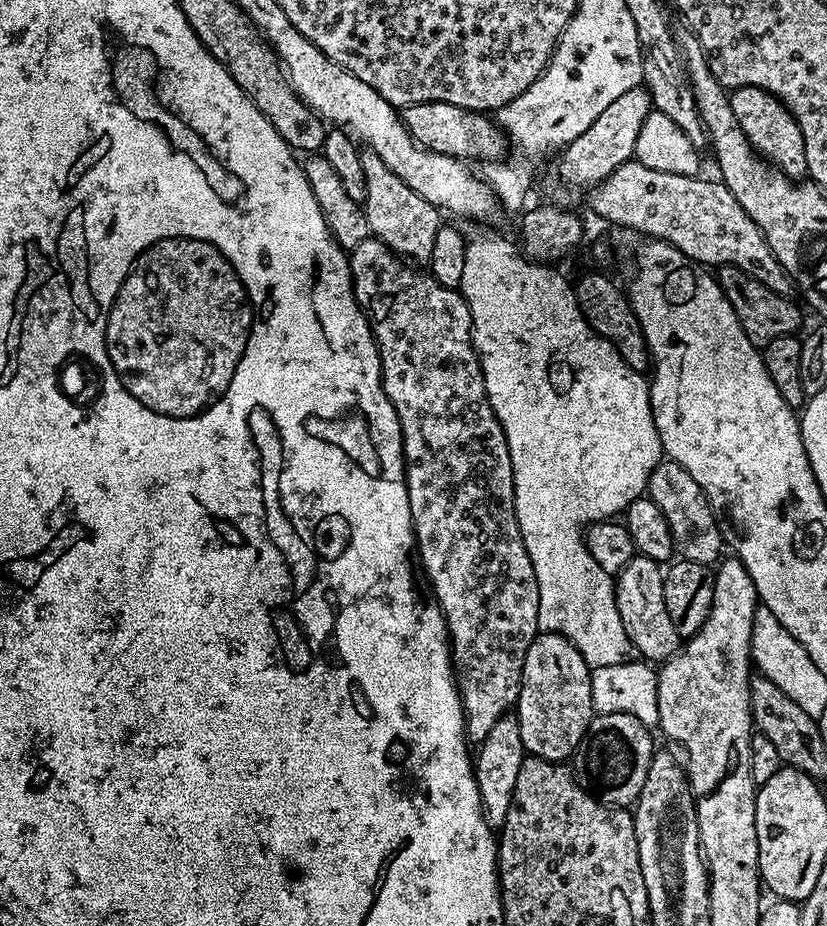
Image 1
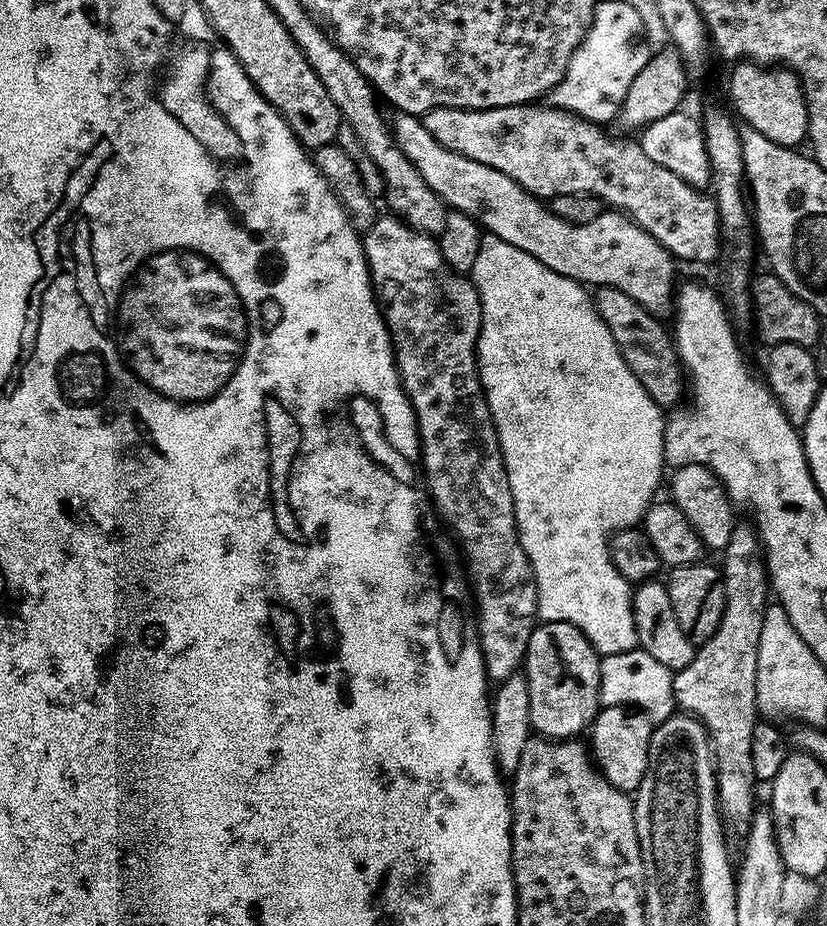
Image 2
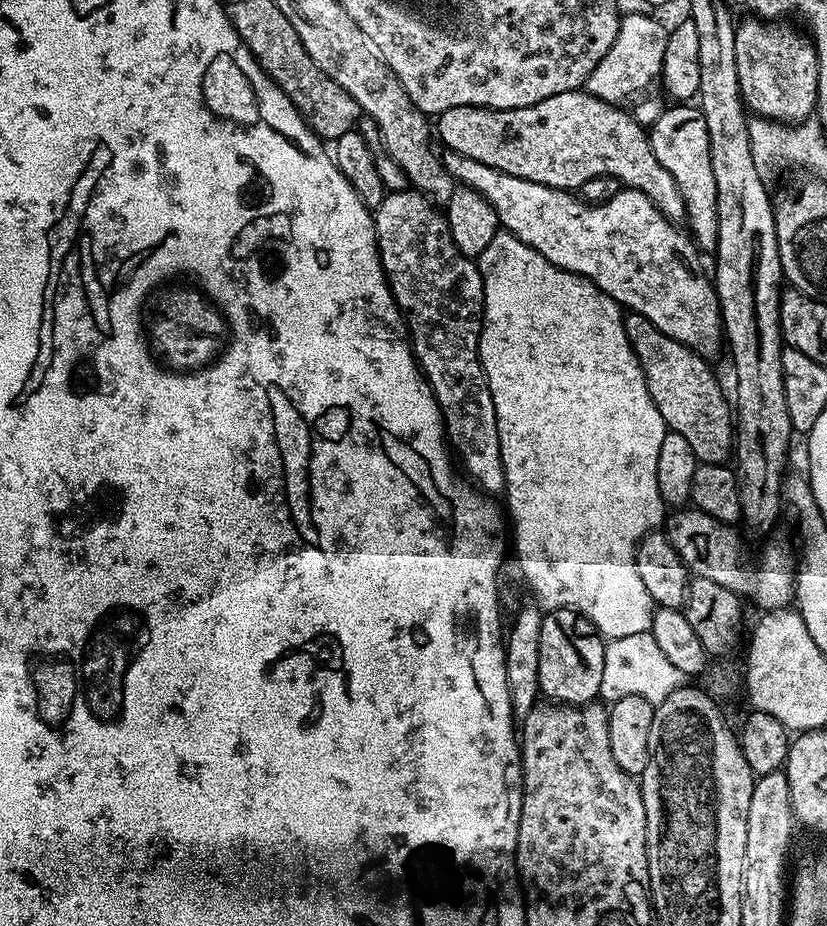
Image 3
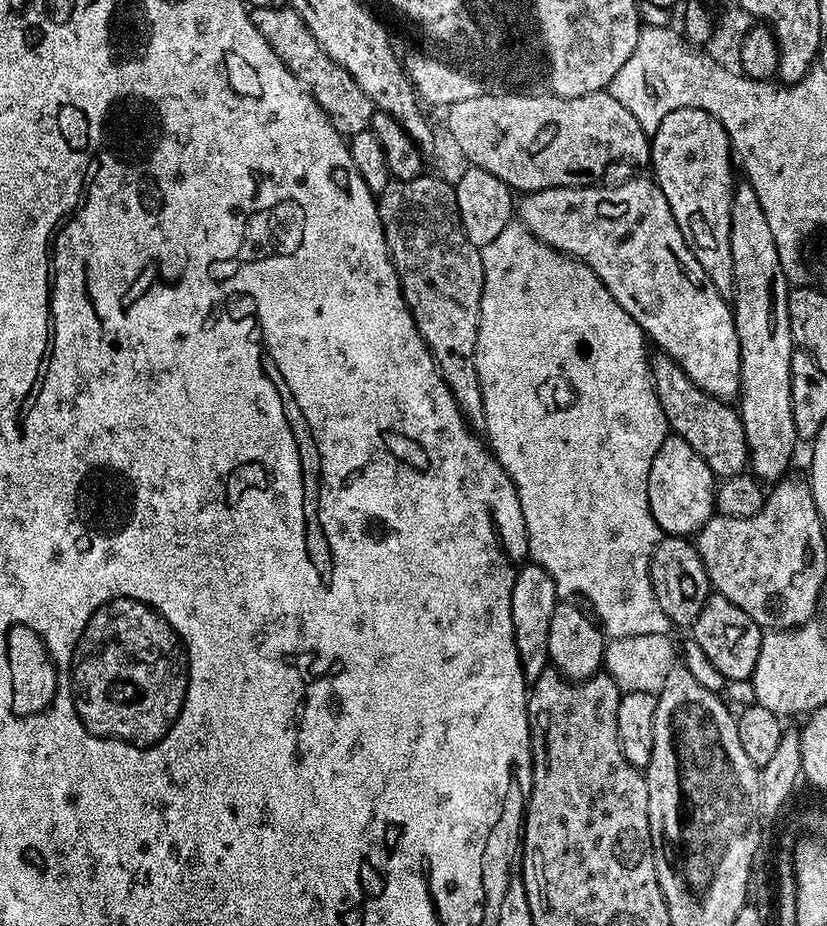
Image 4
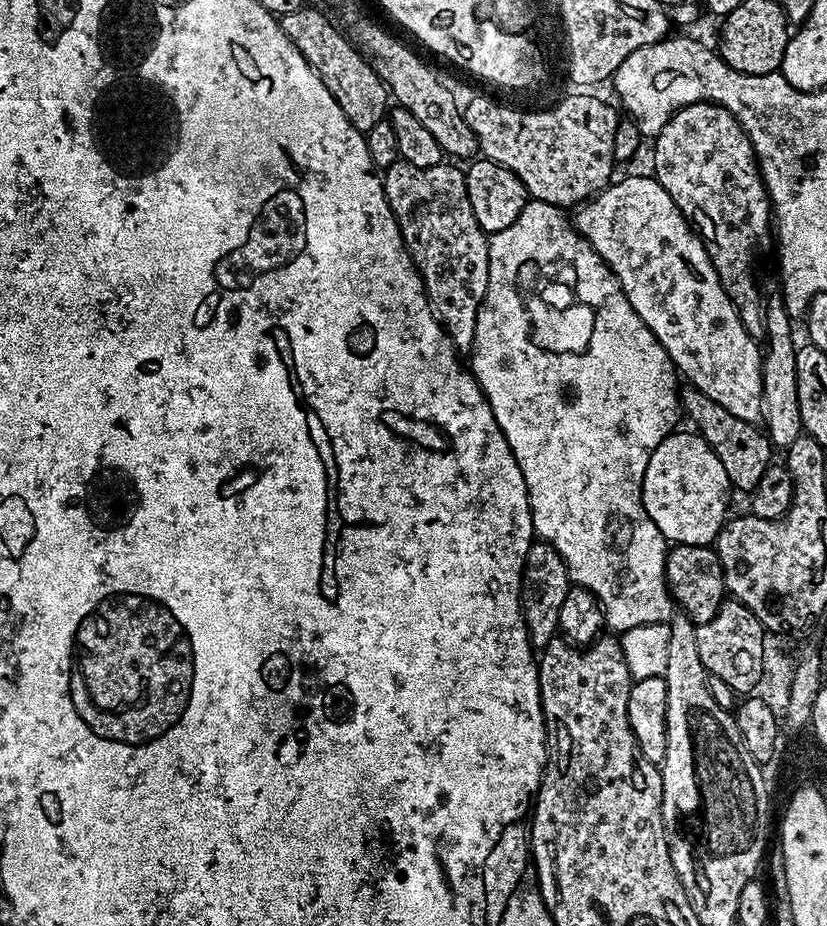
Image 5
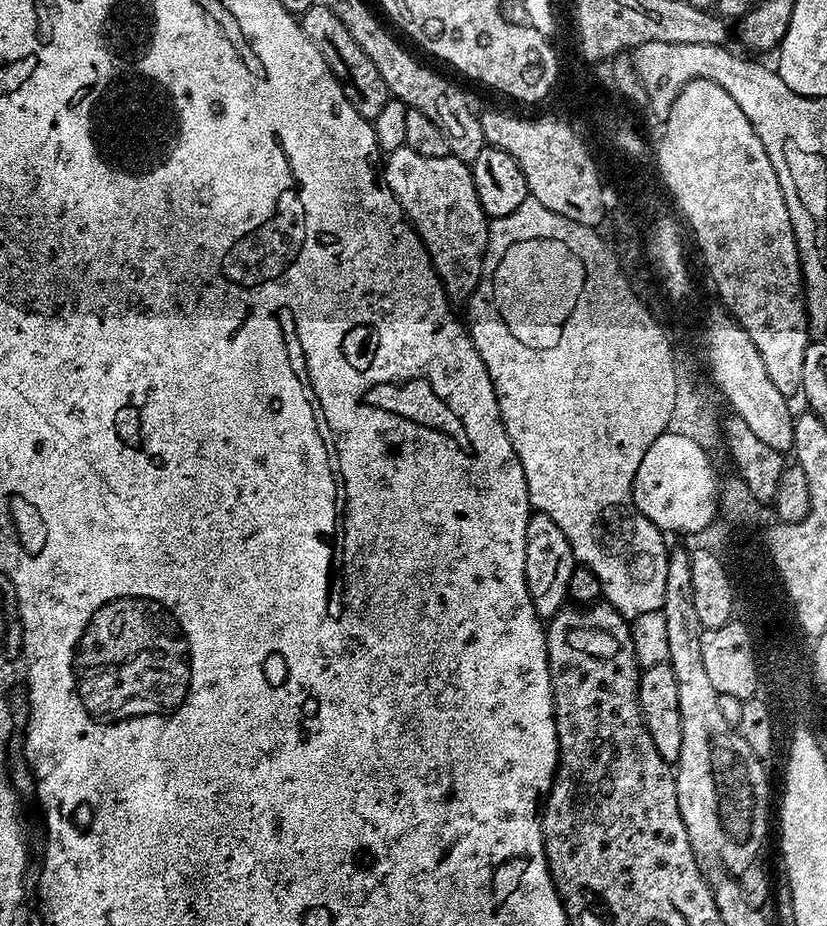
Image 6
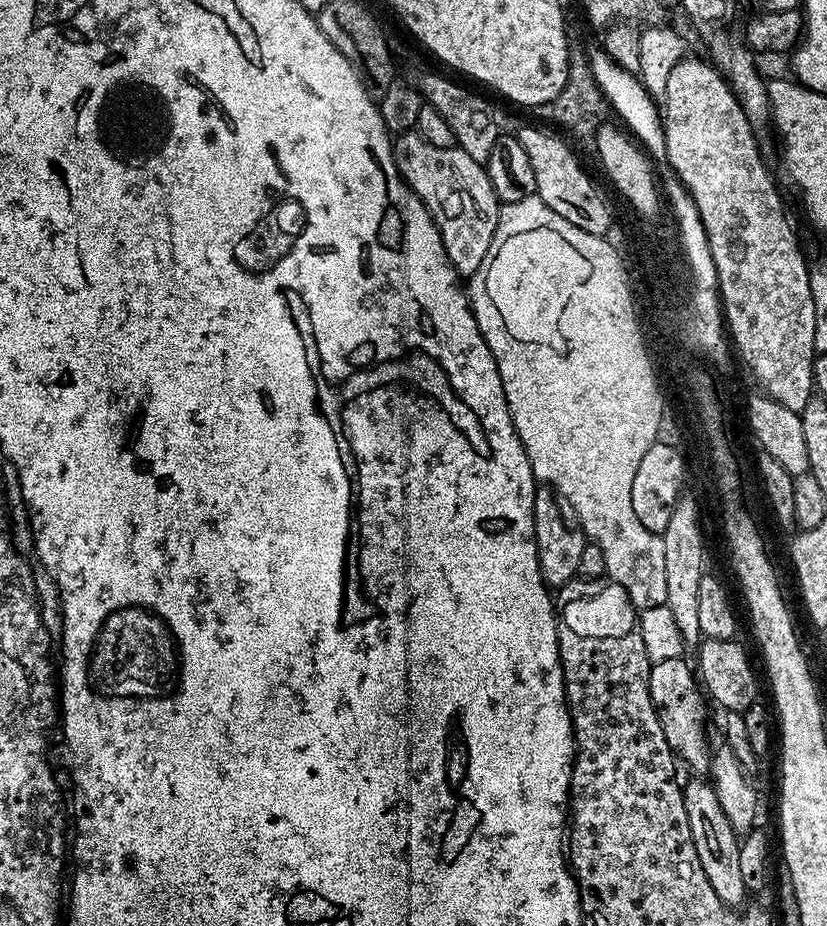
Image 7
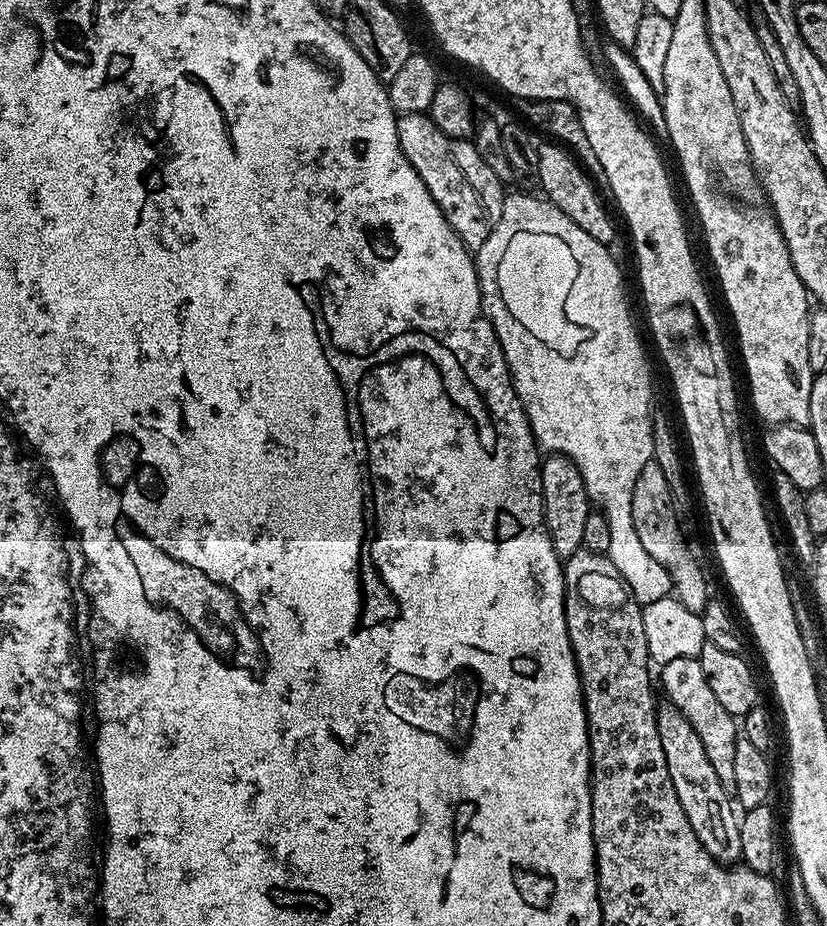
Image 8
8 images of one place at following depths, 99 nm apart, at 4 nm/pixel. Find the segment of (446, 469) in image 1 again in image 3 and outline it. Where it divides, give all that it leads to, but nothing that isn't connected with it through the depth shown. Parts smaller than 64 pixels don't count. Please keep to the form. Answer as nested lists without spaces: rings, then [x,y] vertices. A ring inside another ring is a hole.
[[[388,192],[382,206],[374,210],[374,219],[376,245],[388,277],[388,289],[406,317],[412,355],[440,407],[447,443],[463,475],[479,491],[503,493],[498,418],[480,365],[484,283],[477,261],[462,255],[454,246],[447,215],[423,192]]]

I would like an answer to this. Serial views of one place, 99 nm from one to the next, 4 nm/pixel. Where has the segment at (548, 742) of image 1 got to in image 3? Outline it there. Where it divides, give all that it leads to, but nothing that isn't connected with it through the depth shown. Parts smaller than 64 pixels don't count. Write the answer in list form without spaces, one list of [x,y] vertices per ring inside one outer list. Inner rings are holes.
[[[553,608],[544,612],[542,634],[538,638],[538,682],[540,691],[554,704],[591,704],[600,695],[605,637],[597,632],[592,621],[573,608]]]

